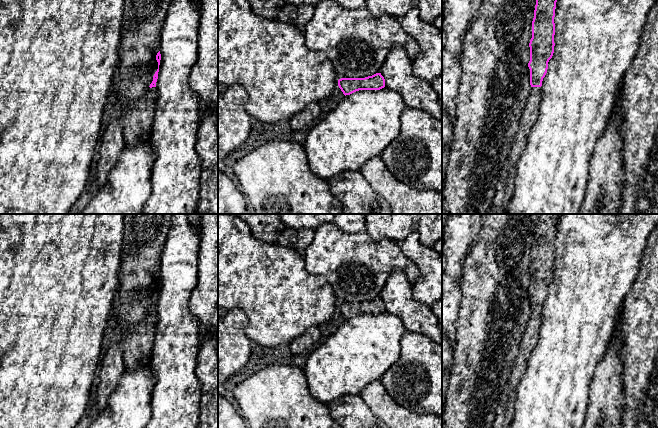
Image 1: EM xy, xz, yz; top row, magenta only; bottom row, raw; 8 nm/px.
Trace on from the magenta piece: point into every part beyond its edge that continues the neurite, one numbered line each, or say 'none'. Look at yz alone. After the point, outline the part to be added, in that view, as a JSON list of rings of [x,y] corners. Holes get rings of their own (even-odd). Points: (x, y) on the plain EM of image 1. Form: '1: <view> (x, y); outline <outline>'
1: yz (505, 411); outline [[[531,311],[508,383],[500,396],[493,428],[509,428],[510,426],[514,415],[517,387],[526,371],[528,357],[538,342],[541,320],[542,311]]]

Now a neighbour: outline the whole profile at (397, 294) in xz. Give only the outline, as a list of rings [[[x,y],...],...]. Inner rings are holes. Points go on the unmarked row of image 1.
[[[392,270],[379,297],[385,303],[385,311],[400,318],[407,331],[422,334],[437,344],[442,343],[442,330],[431,306],[413,298],[412,284],[402,270]]]

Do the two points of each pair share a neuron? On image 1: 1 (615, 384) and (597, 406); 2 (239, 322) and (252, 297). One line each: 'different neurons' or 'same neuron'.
1: same neuron
2: different neurons

